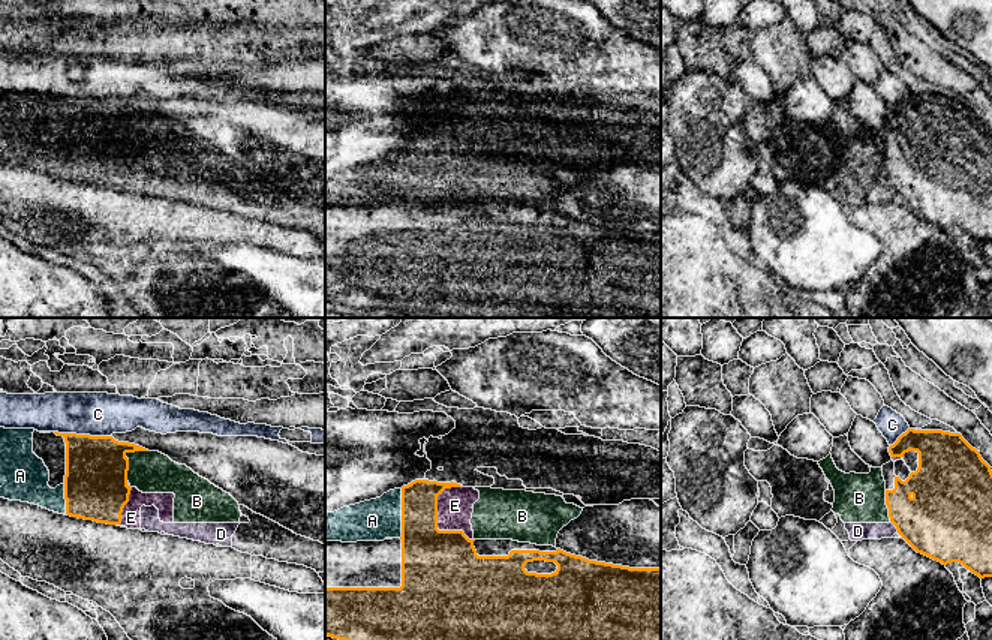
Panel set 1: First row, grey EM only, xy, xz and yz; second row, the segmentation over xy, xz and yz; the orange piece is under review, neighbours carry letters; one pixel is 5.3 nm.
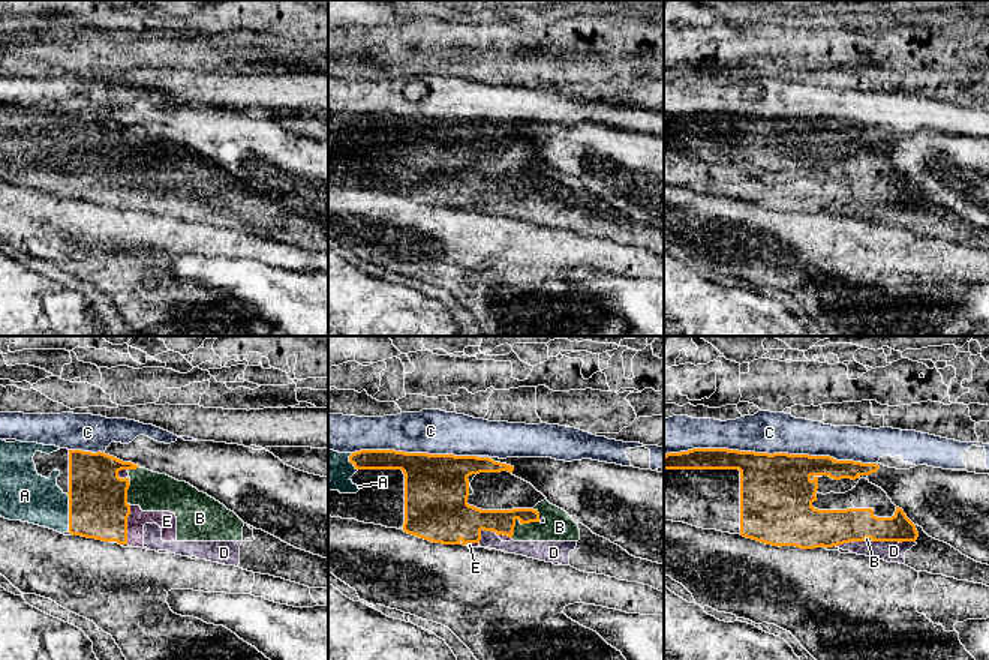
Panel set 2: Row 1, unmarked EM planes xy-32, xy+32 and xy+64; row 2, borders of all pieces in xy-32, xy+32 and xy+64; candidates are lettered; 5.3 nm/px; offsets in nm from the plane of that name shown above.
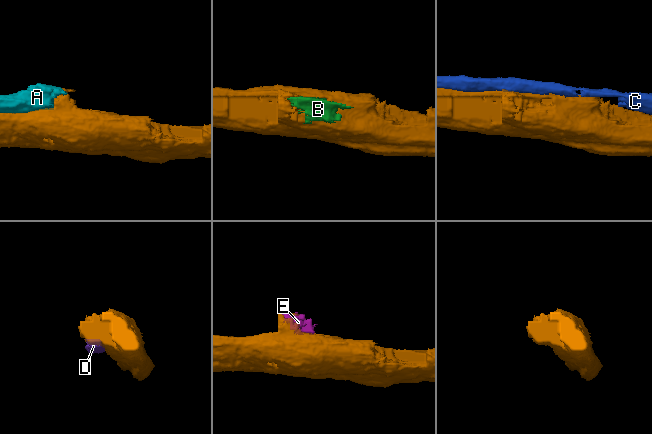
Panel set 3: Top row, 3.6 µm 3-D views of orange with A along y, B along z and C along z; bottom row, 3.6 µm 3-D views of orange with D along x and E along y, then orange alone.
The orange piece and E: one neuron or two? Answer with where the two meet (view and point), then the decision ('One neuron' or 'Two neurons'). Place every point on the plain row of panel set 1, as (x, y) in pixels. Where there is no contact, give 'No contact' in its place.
Touches orange at xz (436, 189). Two neurons

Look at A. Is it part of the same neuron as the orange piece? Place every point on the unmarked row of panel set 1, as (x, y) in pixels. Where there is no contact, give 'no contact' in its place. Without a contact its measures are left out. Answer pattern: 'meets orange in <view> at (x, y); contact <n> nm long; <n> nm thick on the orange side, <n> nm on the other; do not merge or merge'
meets orange in xz at (402, 177); contact 260 nm long; 280 nm thick on the orange side, 220 nm on the other; do not merge

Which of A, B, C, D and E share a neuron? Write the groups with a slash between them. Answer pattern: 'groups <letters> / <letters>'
groups A B D E / C

